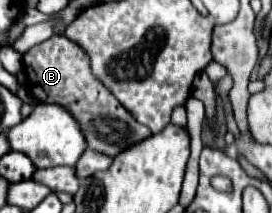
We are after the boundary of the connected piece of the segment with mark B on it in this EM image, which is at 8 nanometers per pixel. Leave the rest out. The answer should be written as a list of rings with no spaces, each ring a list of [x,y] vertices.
[[[51,36],[49,40],[33,46],[23,54],[25,88],[39,104],[63,106],[79,124],[87,148],[105,156],[115,156],[127,146],[151,136],[147,126],[135,122],[135,118],[111,96],[109,90],[91,74],[87,54],[75,42],[65,36]]]

